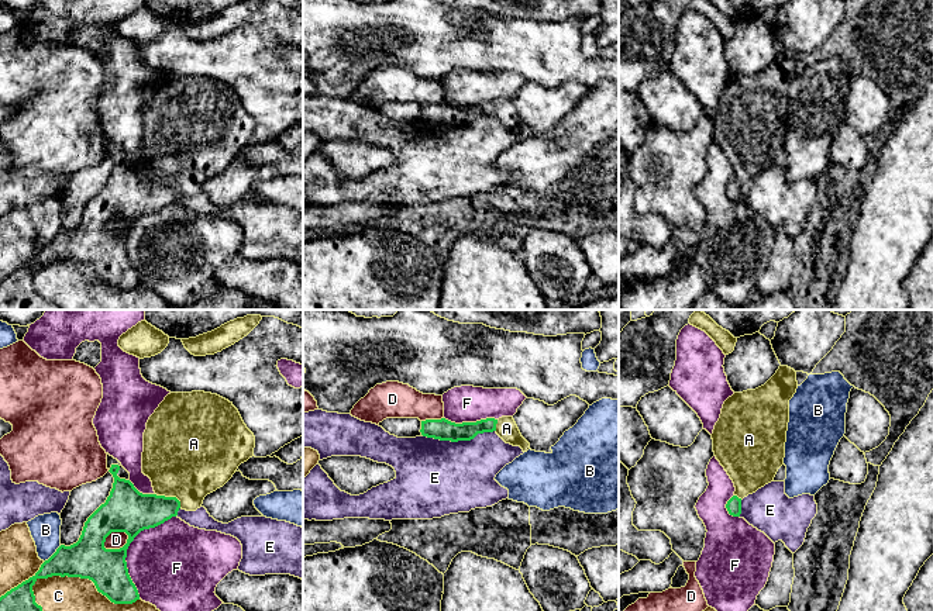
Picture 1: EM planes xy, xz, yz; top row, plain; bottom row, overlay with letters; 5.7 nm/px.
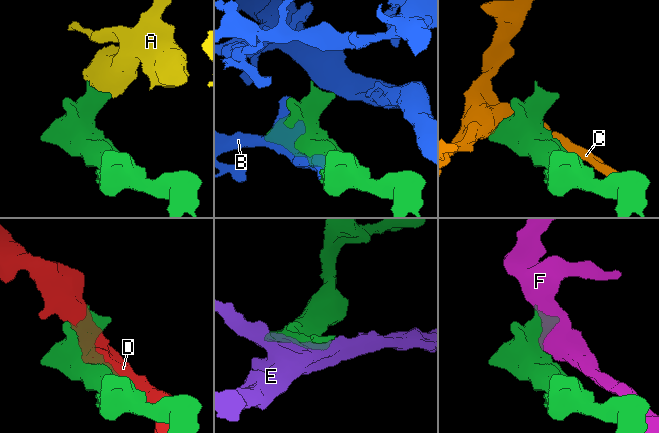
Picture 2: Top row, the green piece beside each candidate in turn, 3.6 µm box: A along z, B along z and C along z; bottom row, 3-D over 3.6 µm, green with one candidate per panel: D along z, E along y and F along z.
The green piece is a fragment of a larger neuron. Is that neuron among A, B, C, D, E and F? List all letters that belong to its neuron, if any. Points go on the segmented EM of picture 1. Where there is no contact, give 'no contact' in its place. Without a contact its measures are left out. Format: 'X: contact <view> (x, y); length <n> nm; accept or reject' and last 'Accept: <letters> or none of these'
A: contact xy (171, 497); length 170 nm; accept
B: contact xy (54, 553); length 140 nm; reject
C: contact xy (88, 577); length 650 nm; reject
D: contact xy (117, 549); length 170 nm; reject
E: contact xz (458, 439); length 420 nm; reject
F: contact xy (127, 548); length 500 nm; reject
Accept: A

